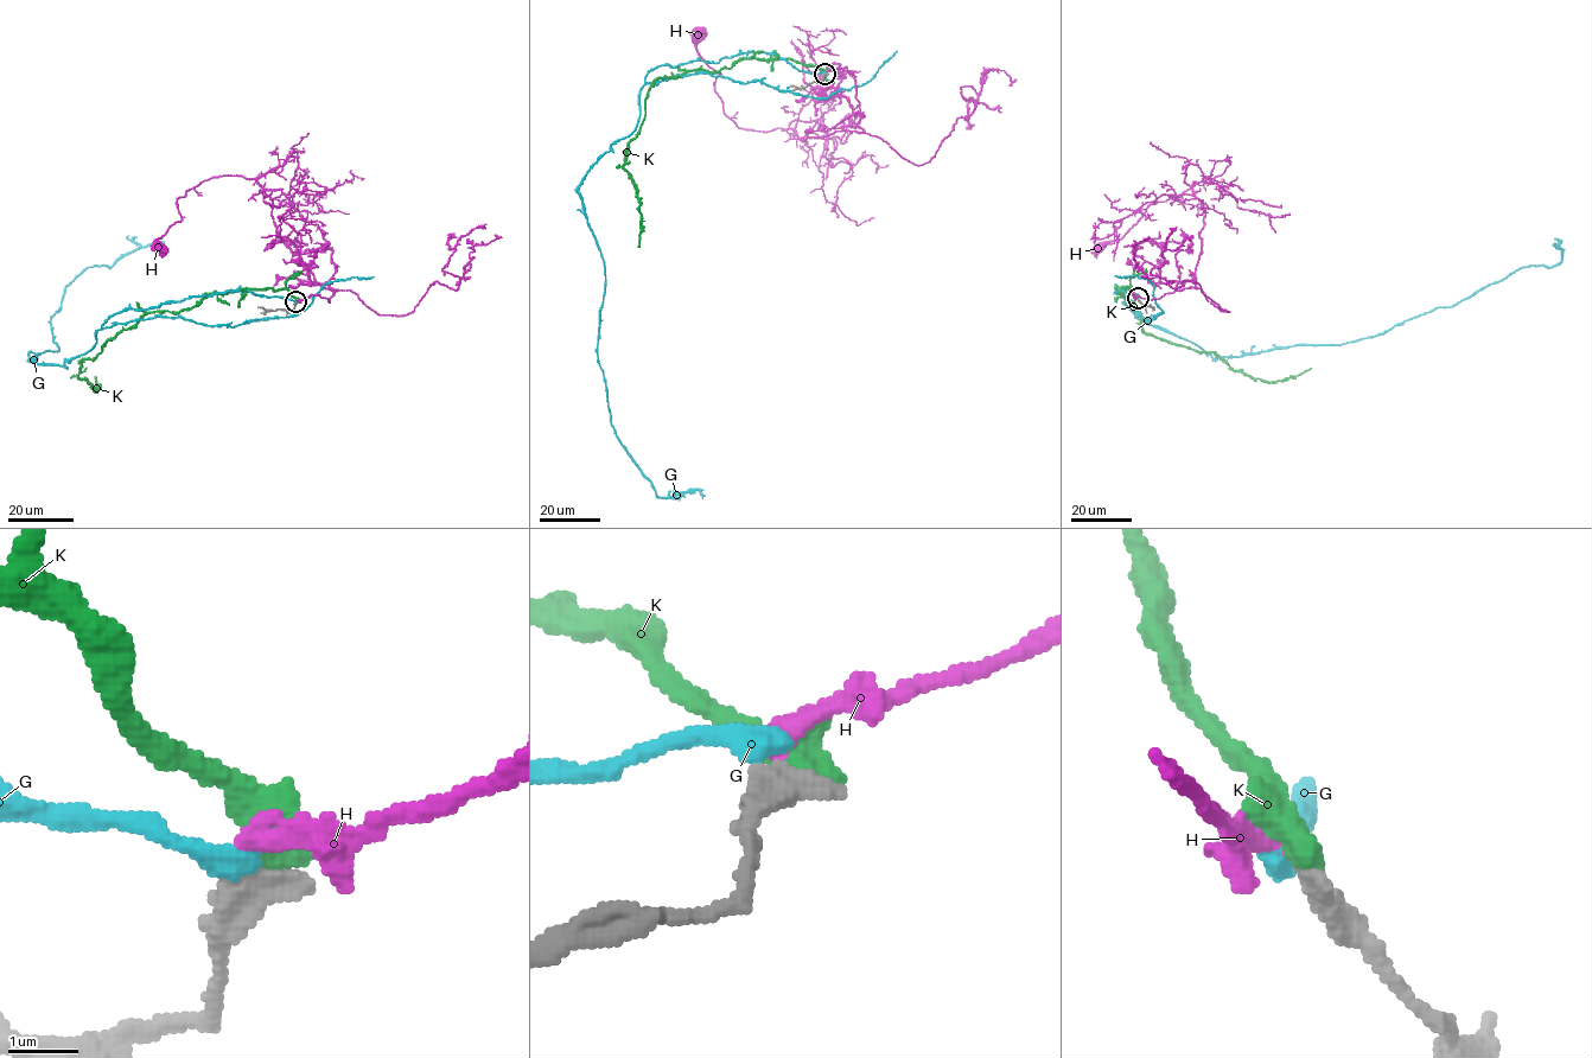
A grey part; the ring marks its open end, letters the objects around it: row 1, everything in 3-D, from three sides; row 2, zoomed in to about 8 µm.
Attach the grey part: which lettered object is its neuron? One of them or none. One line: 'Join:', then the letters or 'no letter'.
Join: H

